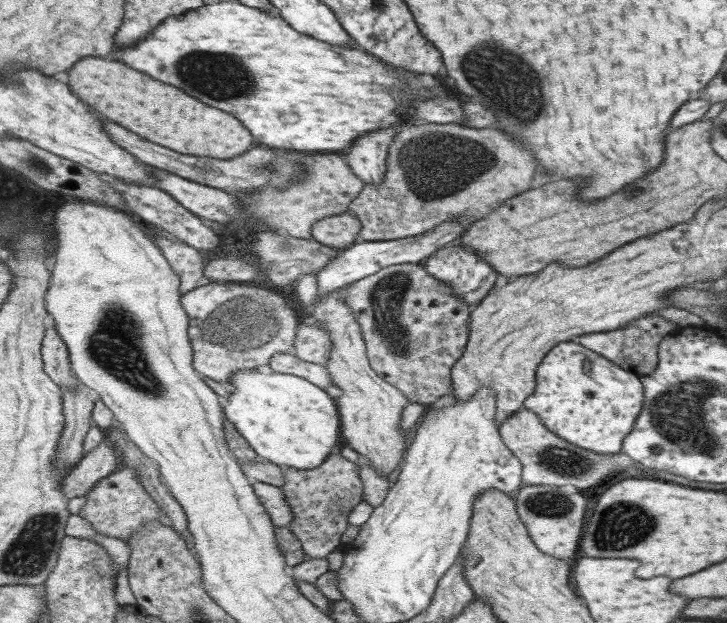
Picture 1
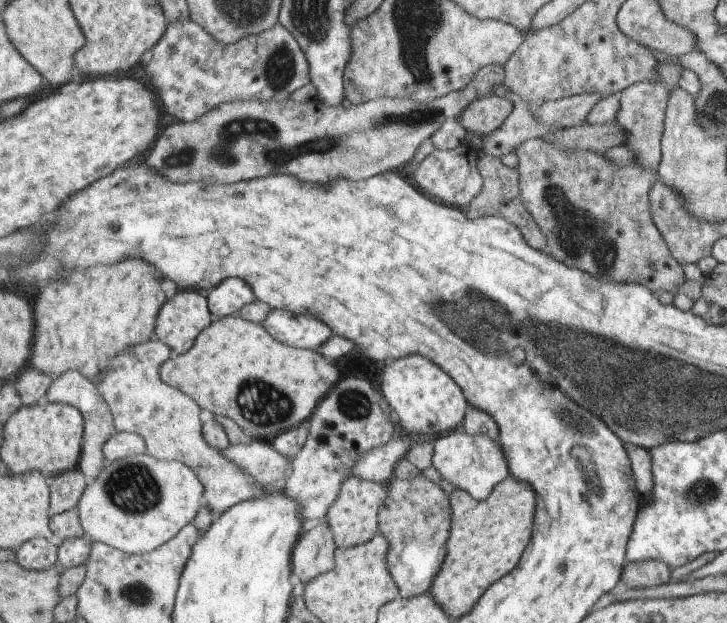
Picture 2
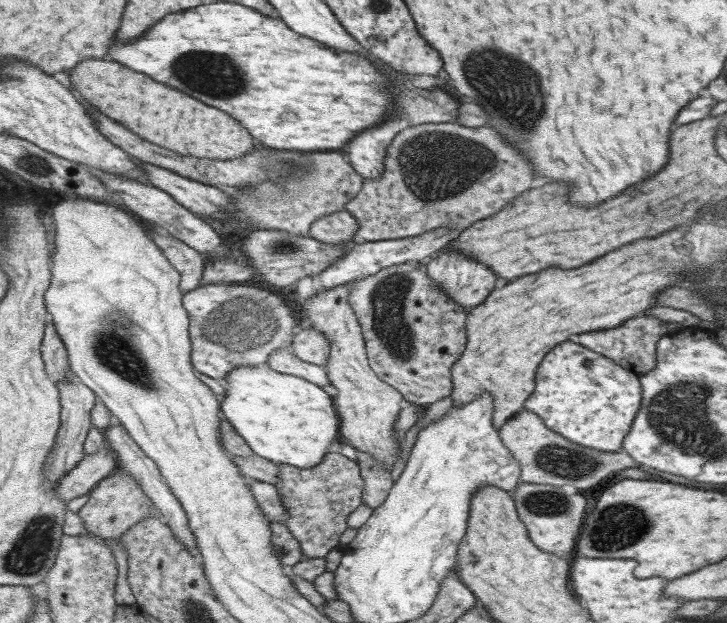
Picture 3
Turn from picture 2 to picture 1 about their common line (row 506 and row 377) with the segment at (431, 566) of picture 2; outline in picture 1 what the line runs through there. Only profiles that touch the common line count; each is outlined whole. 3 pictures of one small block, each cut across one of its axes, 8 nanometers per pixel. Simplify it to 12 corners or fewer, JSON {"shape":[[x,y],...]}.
{"shape":[[421,264],[349,286],[373,370],[411,404],[455,388],[475,306]]}

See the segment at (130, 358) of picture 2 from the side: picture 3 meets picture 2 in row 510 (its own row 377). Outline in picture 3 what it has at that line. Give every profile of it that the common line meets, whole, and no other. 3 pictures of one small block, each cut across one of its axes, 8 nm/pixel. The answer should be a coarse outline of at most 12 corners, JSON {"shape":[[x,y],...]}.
{"shape":[[239,284],[185,294],[193,364],[229,380],[295,348],[303,314]]}

